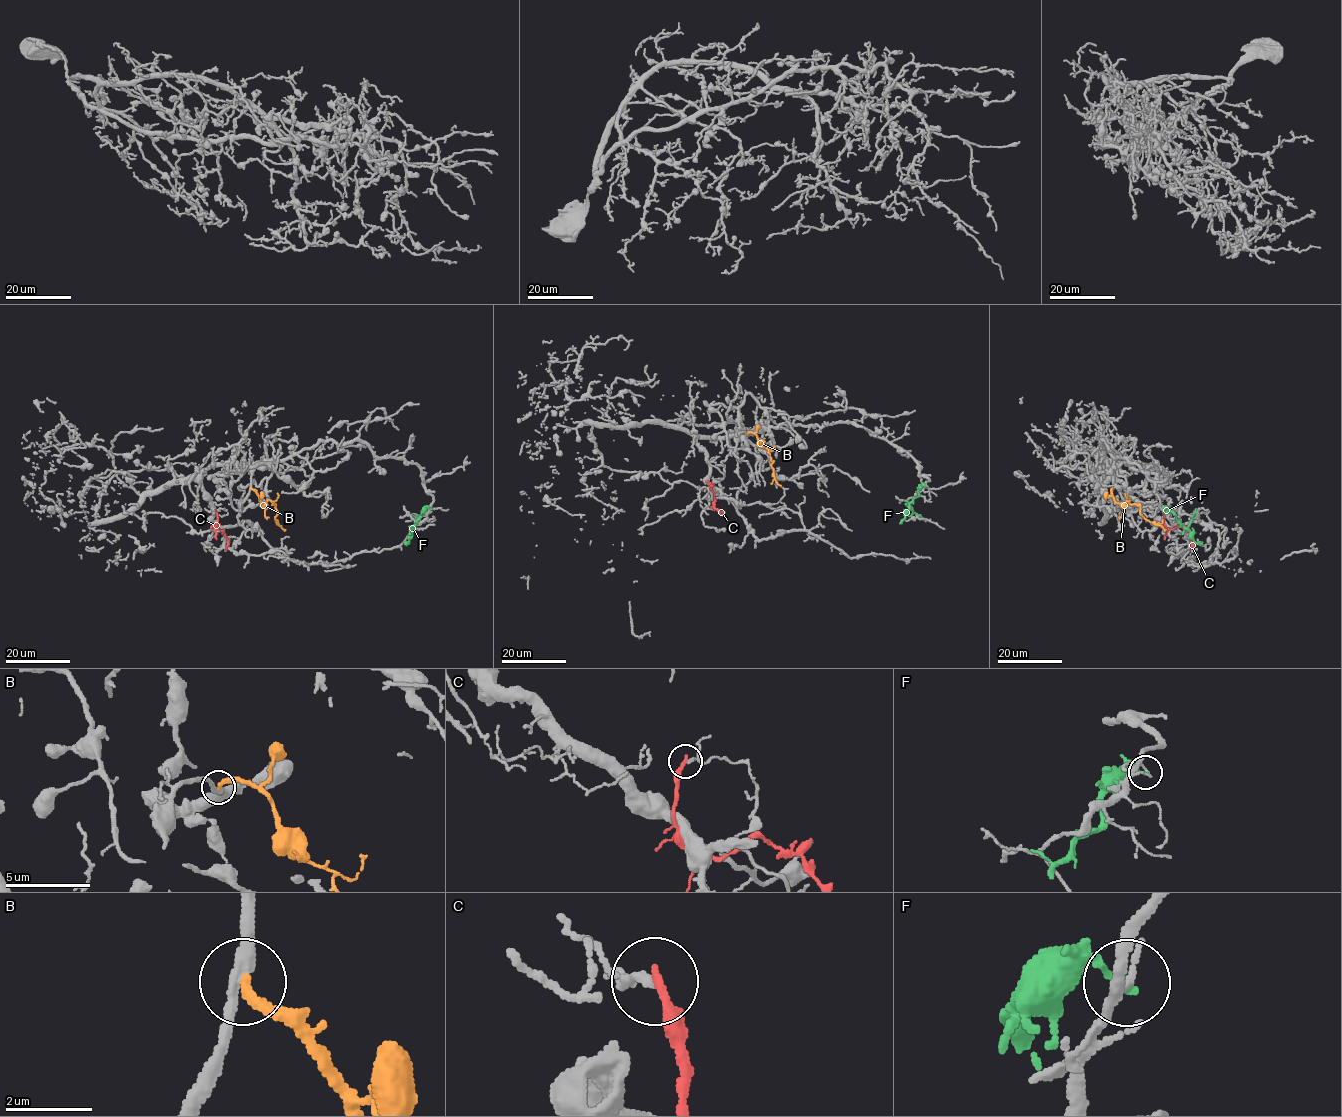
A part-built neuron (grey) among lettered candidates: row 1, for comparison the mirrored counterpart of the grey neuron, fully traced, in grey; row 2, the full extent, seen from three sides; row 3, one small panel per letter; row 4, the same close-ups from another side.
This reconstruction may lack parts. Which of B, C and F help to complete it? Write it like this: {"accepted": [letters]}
{"accepted": ["B"]}

